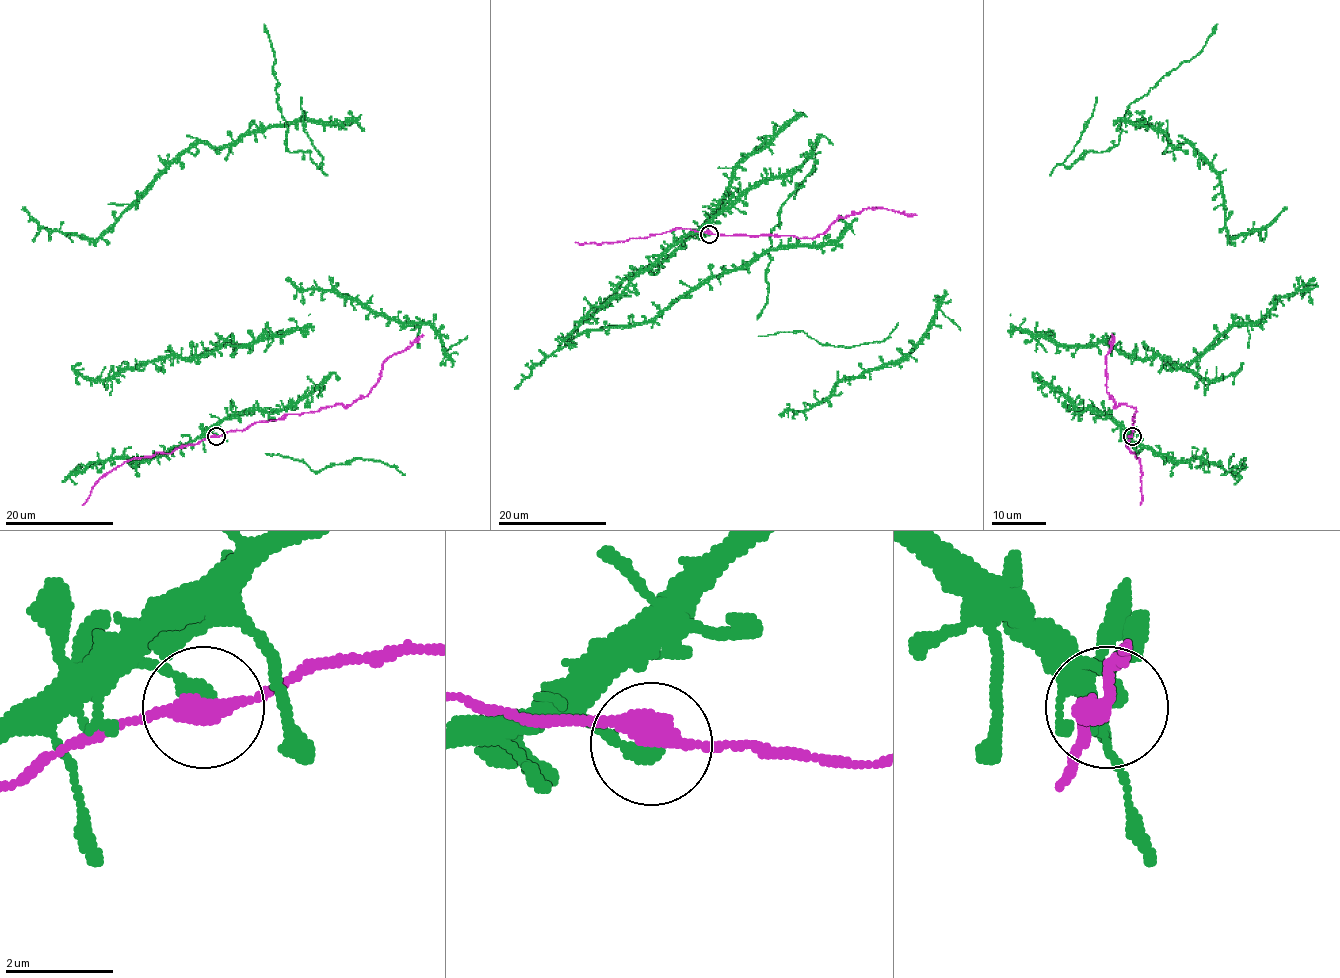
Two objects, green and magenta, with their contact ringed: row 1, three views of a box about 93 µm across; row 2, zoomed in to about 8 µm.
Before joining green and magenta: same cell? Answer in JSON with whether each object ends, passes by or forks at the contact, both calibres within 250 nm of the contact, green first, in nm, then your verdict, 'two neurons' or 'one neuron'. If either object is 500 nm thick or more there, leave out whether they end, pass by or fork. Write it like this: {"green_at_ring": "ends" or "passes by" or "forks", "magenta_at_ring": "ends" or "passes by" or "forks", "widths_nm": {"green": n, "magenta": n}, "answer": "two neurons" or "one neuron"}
{"green_at_ring": "ends", "magenta_at_ring": "passes by", "widths_nm": {"green": 320, "magenta": 360}, "answer": "two neurons"}

